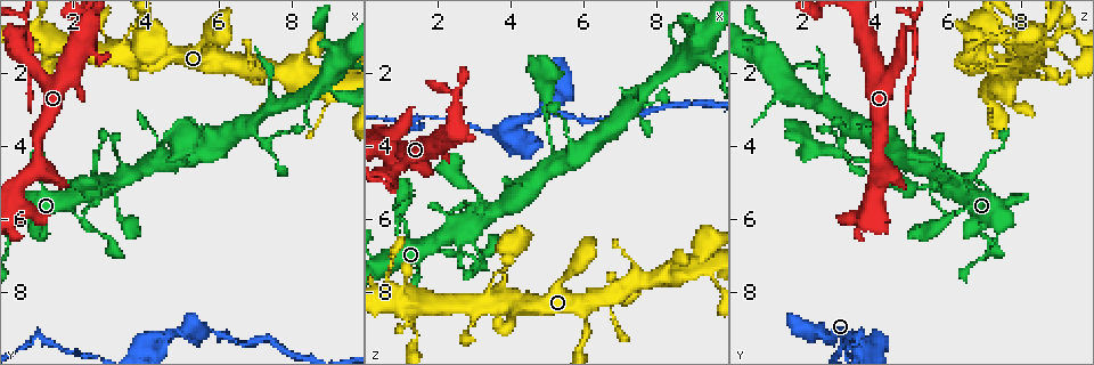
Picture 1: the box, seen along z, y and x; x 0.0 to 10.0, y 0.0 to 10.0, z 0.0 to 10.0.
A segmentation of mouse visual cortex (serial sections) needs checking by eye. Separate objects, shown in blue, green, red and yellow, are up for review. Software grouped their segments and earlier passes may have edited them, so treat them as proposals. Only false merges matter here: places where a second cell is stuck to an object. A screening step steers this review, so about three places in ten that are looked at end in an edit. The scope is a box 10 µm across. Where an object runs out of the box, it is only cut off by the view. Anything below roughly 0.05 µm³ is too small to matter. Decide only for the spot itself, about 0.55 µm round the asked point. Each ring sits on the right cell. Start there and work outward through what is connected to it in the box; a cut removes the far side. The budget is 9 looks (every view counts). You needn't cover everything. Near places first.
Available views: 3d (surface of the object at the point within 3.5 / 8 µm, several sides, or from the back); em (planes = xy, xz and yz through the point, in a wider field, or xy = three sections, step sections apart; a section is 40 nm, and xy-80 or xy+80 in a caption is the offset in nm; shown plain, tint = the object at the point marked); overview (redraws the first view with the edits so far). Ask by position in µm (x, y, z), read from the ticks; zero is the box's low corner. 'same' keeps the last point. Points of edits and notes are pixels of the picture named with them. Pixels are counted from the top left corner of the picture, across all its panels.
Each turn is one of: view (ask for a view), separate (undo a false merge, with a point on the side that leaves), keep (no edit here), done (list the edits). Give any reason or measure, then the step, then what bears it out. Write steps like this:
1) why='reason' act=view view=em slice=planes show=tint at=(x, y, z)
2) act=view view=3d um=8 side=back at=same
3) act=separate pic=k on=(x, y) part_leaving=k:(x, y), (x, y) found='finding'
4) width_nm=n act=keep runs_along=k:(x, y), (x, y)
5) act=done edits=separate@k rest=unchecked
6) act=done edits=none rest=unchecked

why='three arms meet' act=view view=3d um=3.5 at=(0.70, 0.65, 5.00)

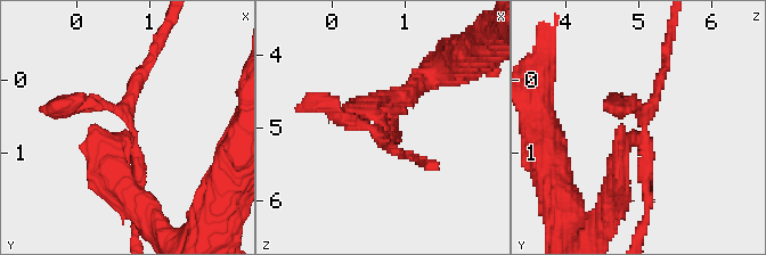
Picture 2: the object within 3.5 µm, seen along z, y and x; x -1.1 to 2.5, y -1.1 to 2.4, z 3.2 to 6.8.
act=view view=em slice=planes show=tint at=(0.65, 0.70, 4.95)

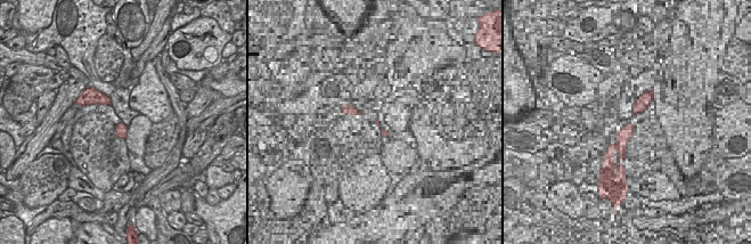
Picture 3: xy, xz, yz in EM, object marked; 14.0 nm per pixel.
act=separate pic=2 on=(357, 126) part_leaving=2:(642, 145), (648, 211), (640, 236) found='a second cell is stuck on'

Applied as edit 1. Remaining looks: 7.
why='a narrow waist' act=view view=3d um=3.5 at=(1.10, 4.75, 6.10)

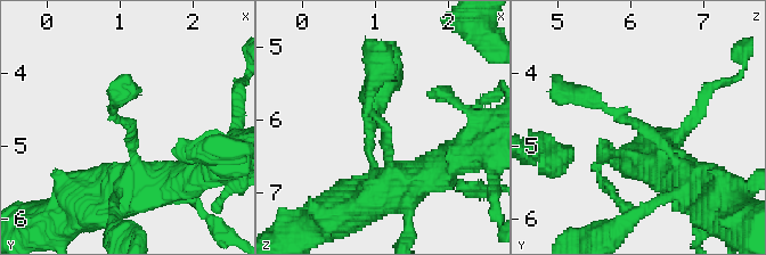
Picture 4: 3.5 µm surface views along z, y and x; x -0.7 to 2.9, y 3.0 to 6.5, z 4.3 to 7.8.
arm_widths_nm=150,200 why='need the tissue' act=view view=em slice=xy step=3 show=tint at=(1.05, 4.75, 6.10)

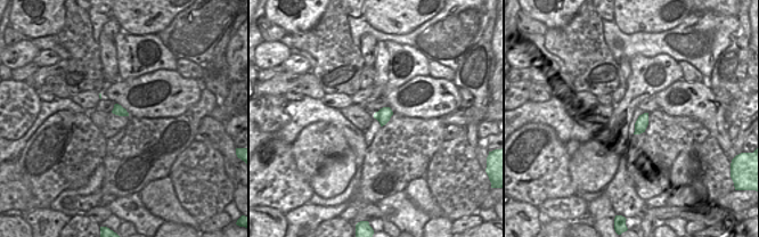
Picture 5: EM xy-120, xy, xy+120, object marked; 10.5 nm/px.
why='another direction' act=view view=em slice=xy step=2 show=tint at=same

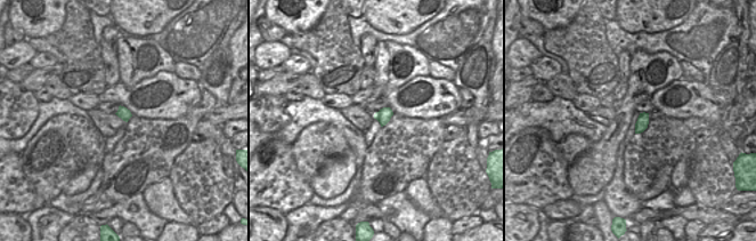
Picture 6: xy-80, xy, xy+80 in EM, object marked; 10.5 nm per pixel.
act=keep runs_along=4:(687, 174), (652, 132), (577, 93) found='all the same cell'

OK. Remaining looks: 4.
why='branch point' act=view view=3d um=3.5 at=(0.75, 5.70, 3.85)

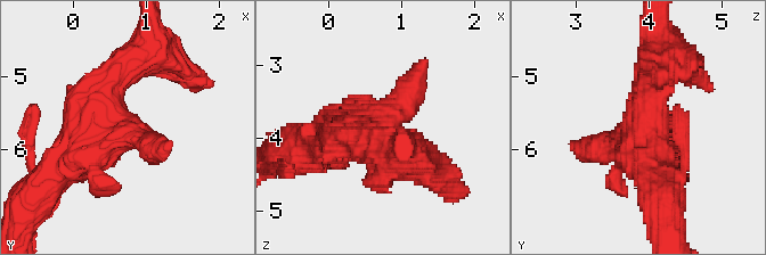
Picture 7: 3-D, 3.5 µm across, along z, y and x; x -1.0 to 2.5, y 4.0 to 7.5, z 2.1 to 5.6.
why='need the tissue' act=view view=em slice=xy step=5 show=tint at=(0.70, 5.75, 3.85)

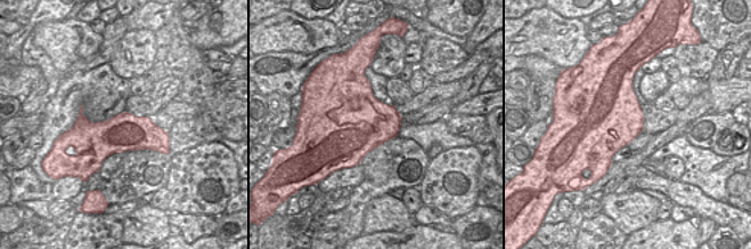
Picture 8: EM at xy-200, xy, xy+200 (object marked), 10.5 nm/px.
why='cut it another way' act=view view=em slice=xy step=1 show=tint at=same

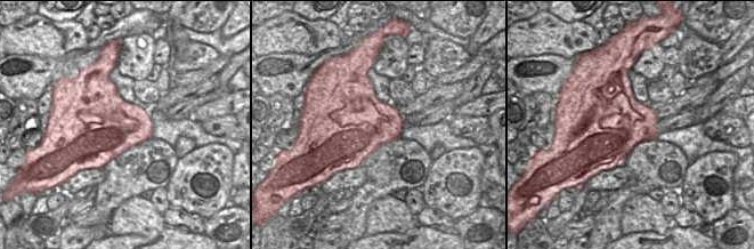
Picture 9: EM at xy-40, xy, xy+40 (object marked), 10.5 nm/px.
act=keep runs_along=7:(657, 59), (648, 123), (595, 147) found='one cell here'

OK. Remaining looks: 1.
act=done edits=separate@2 rest=unchecked

